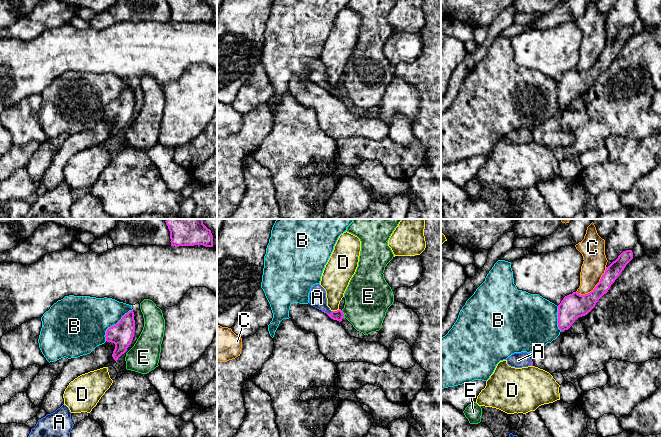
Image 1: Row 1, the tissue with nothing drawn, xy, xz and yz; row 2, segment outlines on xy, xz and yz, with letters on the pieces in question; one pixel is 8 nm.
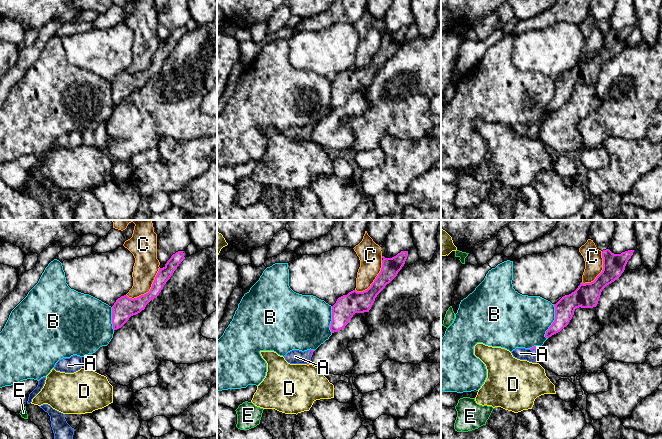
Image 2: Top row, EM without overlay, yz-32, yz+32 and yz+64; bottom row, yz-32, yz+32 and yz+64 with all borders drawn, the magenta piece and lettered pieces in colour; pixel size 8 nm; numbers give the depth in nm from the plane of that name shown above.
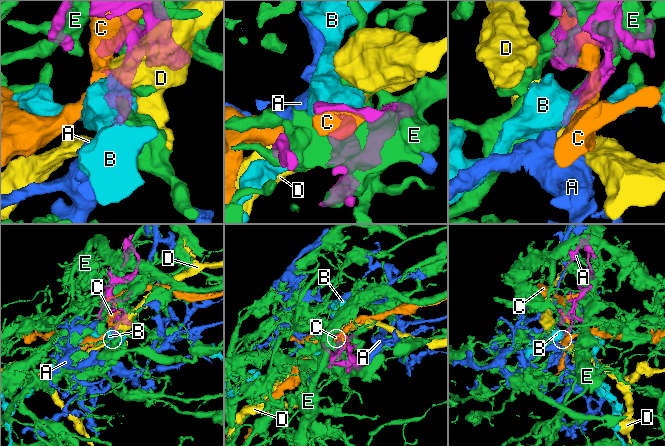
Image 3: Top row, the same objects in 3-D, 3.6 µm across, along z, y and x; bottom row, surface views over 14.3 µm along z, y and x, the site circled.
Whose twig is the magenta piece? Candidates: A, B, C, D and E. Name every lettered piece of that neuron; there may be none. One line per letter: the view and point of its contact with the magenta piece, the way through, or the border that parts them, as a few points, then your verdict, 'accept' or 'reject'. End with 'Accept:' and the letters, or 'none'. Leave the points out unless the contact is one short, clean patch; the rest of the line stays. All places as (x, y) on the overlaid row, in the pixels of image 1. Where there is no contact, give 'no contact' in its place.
A: meets magenta in xz at (326, 313); runs through xz (338, 315), (326, 313), (317, 297); accept
B: meets magenta in xy at (114, 325); reject
C: meets magenta in yz at (595, 287); reject
D: meets magenta in xz at (335, 311); border along xz (339, 309), (332, 311); reject
E: meets magenta in xz at (343, 314); reject
Accept: A

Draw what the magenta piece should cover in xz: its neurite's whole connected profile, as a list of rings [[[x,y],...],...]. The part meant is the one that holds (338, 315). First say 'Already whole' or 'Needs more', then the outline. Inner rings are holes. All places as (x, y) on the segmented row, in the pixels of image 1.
Needs more. [[[315,284],[311,288],[309,293],[309,304],[326,313],[333,320],[341,322],[344,318],[344,314],[341,309],[331,311],[327,306],[326,291],[320,284]]]

